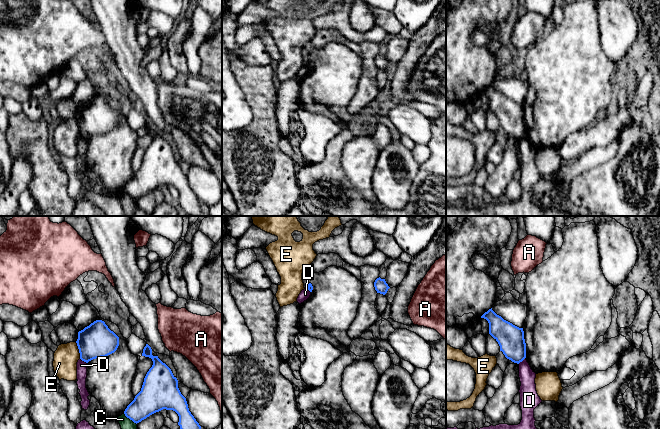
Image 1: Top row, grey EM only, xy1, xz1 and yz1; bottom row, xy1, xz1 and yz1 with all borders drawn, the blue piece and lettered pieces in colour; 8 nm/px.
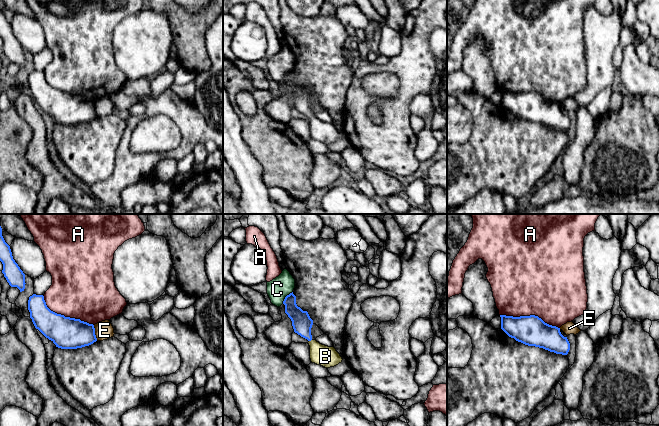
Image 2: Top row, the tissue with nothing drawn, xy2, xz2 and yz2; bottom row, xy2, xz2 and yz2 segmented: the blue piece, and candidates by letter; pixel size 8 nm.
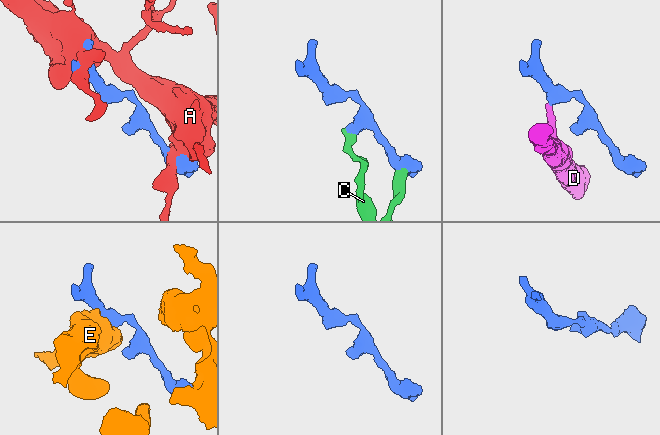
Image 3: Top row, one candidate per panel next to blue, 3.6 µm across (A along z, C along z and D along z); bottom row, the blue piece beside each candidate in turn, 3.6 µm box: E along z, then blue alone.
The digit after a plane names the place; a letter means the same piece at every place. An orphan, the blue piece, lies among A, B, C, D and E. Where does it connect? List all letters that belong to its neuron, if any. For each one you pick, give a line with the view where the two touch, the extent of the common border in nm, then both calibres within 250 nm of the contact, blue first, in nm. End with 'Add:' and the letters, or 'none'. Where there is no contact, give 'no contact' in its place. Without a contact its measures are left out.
B: contact in xz2; length 30 nm; calibres 160 and 160 nm
Add: B

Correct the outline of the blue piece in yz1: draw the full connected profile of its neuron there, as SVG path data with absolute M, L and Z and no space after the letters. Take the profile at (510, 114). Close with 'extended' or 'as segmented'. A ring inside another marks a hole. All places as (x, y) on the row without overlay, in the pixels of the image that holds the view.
M492 84L481 94L489 99L489 110L498 118L505 133L519 140L526 134L526 119L523 104L519 104L497 91Z; as segmented

